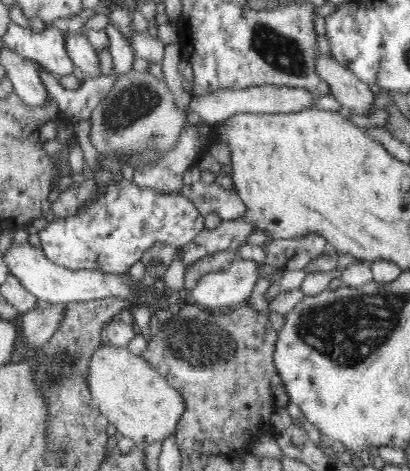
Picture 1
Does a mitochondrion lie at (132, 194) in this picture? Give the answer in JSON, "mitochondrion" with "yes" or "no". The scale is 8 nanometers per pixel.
{"mitochondrion":"no"}

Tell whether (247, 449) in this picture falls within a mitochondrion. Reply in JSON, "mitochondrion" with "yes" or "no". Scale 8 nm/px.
{"mitochondrion":"no"}

